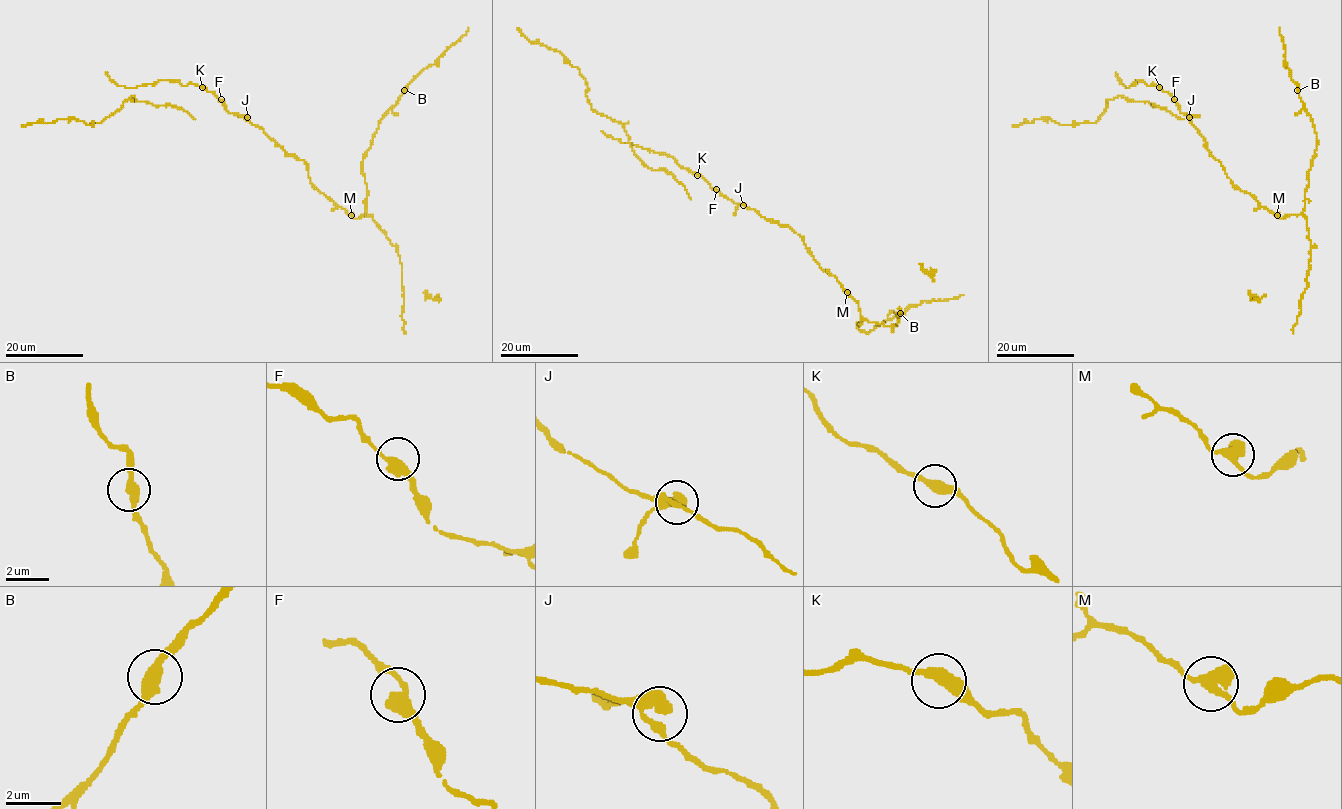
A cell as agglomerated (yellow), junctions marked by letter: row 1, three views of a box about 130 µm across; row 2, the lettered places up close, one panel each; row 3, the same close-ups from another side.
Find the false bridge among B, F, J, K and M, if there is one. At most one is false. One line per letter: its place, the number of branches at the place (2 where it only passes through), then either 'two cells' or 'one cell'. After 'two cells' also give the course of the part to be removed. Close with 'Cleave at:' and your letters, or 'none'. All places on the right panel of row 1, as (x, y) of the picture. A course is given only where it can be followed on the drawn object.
B: at (1297, 90); 2 branches meet; one cell
F: at (1174, 99); 2 branches meet; one cell
J: at (1189, 117); 2 branches meet; one cell
K: at (1159, 87); 2 branches meet; one cell
M: at (1277, 215); 2 branches meet; one cell
Cleave at: none

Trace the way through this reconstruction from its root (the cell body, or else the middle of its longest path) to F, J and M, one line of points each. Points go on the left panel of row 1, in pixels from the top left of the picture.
F: (284, 151), (261, 128), (242, 115), (231, 113), (221, 99)
J: (284, 151), (247, 117)
M: (284, 151), (305, 162), (310, 182), (317, 190), (351, 215)

